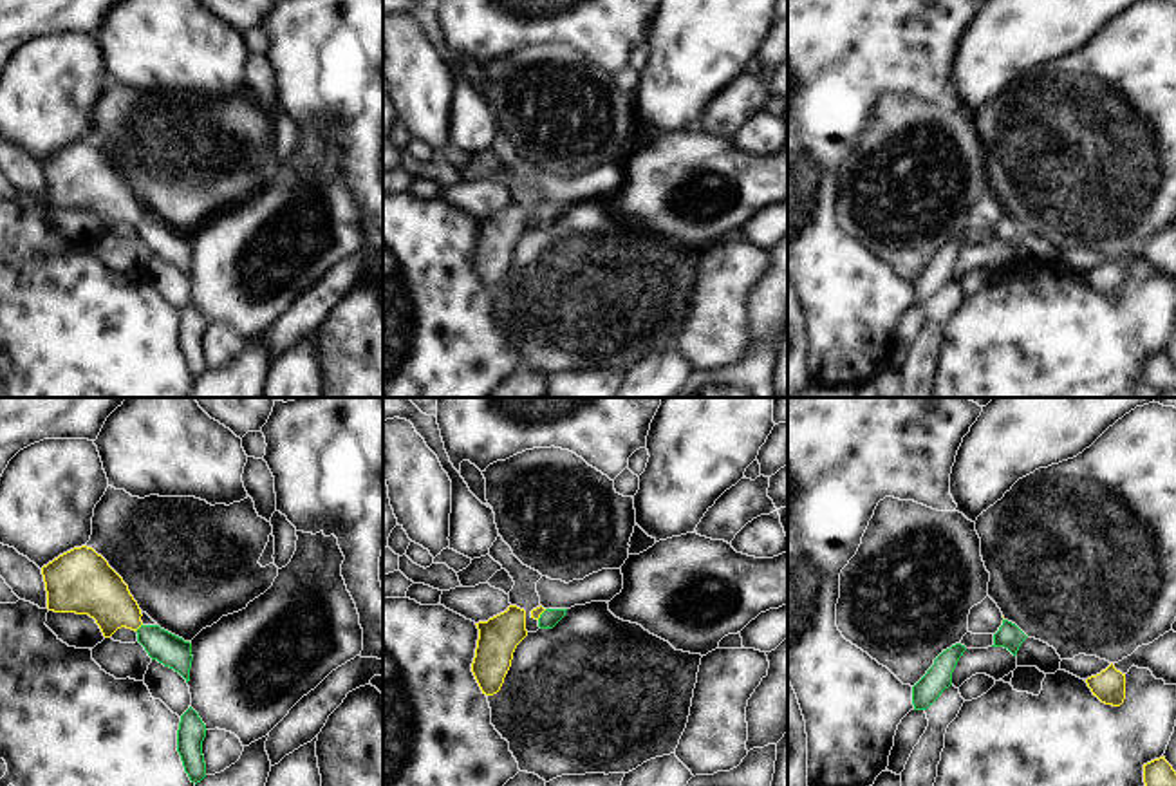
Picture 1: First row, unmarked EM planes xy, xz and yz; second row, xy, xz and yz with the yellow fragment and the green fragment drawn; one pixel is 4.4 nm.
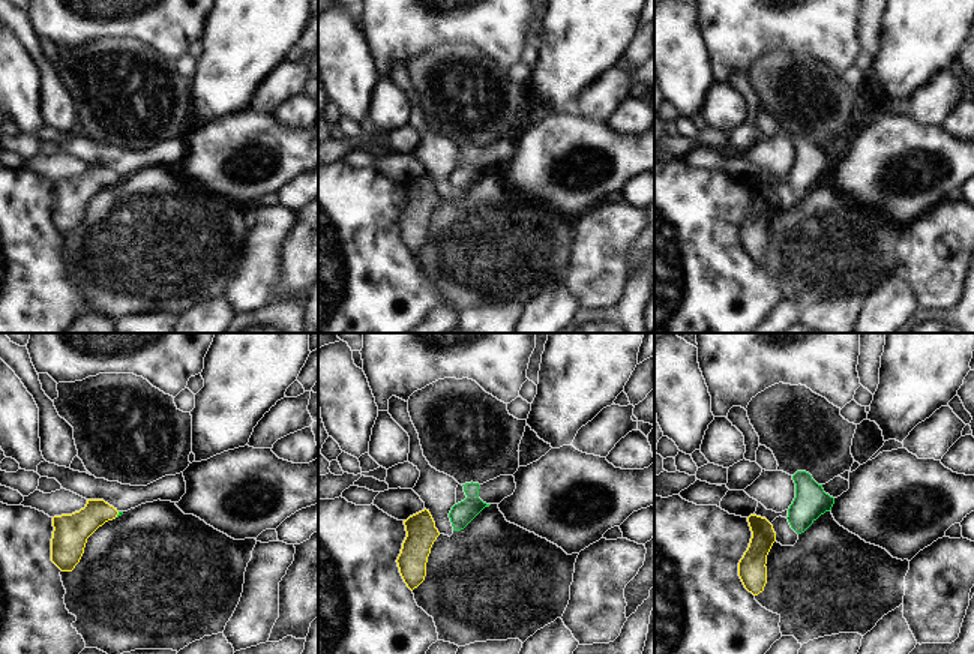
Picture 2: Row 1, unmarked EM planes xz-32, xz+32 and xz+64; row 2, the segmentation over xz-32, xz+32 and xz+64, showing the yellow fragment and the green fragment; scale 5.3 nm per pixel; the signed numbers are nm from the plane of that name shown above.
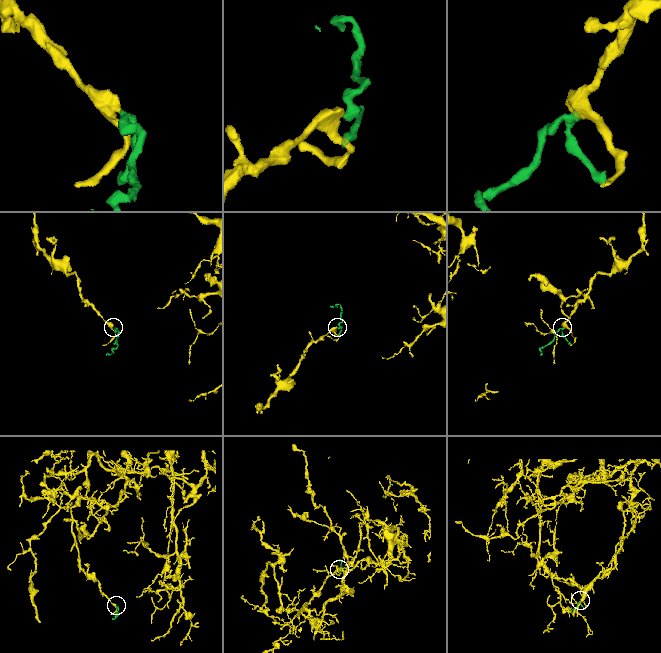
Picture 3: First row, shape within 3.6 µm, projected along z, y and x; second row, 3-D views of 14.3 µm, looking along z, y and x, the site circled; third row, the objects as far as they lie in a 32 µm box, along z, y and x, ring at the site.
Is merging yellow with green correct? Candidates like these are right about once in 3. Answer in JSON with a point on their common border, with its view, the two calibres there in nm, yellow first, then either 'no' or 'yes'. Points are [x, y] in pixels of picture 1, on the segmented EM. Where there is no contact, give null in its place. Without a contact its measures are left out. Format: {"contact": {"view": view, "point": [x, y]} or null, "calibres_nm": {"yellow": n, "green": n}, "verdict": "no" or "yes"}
{"contact": {"view": "xy", "point": [140, 626]}, "calibres_nm": {"yellow": 240, "green": 140}, "verdict": "yes"}

